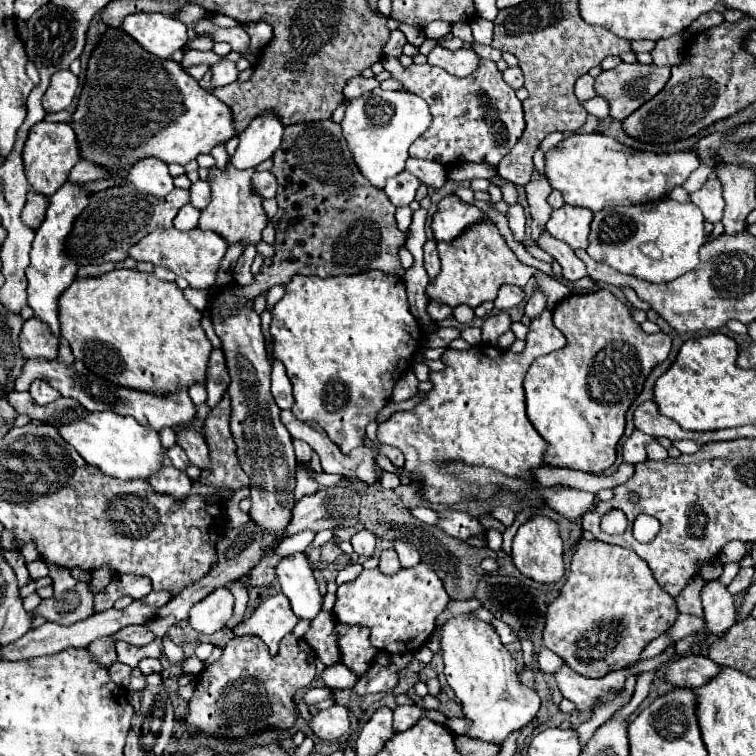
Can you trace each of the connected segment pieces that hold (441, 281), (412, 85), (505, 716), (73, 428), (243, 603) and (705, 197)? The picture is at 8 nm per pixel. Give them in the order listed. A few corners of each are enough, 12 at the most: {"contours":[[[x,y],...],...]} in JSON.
{"contours":[[[491,218],[437,242],[427,298],[477,308],[537,272]],[[381,62],[429,104],[409,150],[443,166],[497,166],[525,130],[495,62],[457,78]],[[491,624],[439,628],[445,678],[471,722],[501,746],[539,696]],[[111,410],[59,426],[87,464],[121,480],[161,468],[155,430]],[[230,584],[235,598],[233,616],[227,627],[233,629],[243,621],[247,608],[247,584]],[[717,178],[689,194],[707,222],[723,218],[723,196]]]}

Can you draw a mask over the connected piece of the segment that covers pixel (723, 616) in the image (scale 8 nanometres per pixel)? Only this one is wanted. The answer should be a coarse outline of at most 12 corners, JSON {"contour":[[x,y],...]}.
{"contour":[[709,580],[701,588],[707,632],[735,624],[727,586]]}

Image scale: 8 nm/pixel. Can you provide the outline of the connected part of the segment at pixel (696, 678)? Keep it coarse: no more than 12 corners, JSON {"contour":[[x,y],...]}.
{"contour":[[685,656],[665,670],[675,688],[703,686],[719,672],[707,656]]}

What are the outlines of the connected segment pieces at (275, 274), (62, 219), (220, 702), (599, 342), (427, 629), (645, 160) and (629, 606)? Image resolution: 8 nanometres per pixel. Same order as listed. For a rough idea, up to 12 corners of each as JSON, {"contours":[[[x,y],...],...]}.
{"contours":[[[337,122],[285,126],[275,256],[203,316],[295,274],[403,278],[395,206]],[[65,182],[49,198],[27,268],[27,302],[57,336],[57,300],[77,276],[63,254],[93,192]],[[233,638],[197,676],[187,734],[291,730],[315,652]],[[609,290],[553,308],[527,376],[543,464],[603,472],[671,350]],[[424,562],[363,570],[335,616],[387,654],[415,652],[449,598]],[[571,134],[545,154],[569,206],[665,198],[701,164],[605,134]],[[579,540],[543,642],[601,678],[673,626],[633,550]]]}

